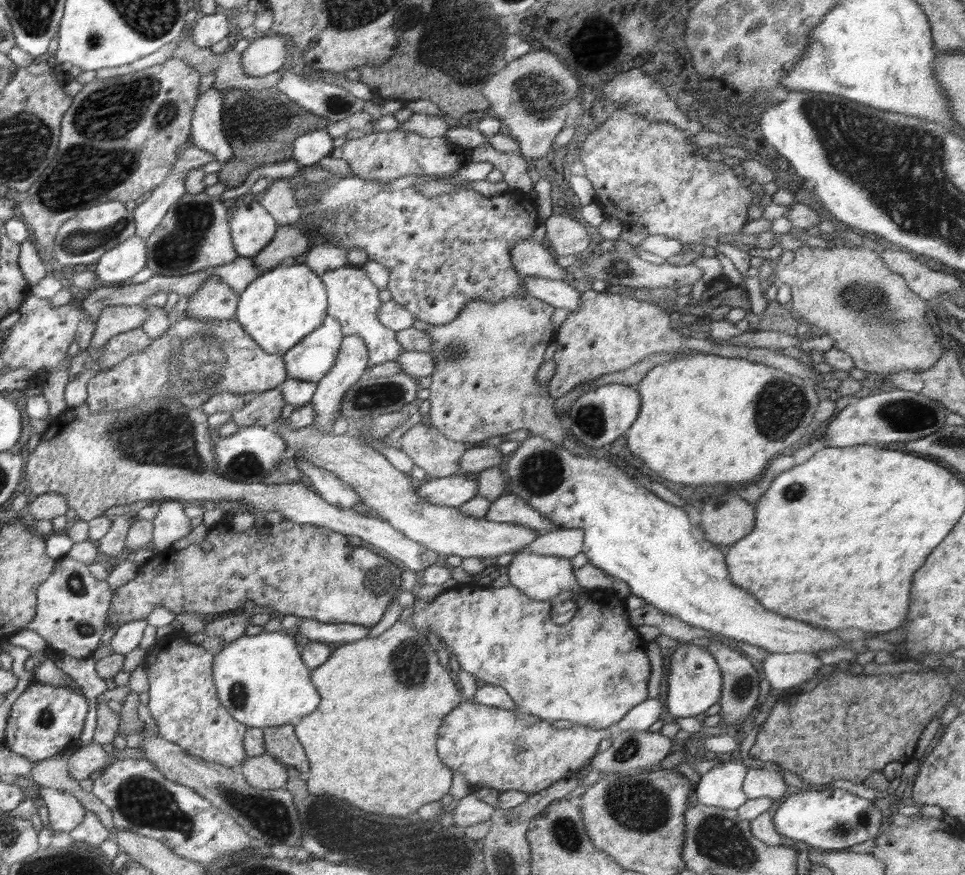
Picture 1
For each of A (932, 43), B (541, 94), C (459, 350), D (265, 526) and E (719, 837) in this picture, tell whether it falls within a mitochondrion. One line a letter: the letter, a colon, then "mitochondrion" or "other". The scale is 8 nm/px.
A: other
B: mitochondrion
C: mitochondrion
D: other
E: mitochondrion

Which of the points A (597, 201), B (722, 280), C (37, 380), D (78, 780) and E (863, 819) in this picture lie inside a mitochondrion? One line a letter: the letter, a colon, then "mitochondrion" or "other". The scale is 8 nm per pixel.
A: other
B: other
C: other
D: other
E: mitochondrion

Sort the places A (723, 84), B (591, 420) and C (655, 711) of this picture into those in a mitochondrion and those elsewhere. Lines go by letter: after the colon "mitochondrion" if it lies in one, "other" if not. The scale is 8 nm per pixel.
A: other
B: mitochondrion
C: other

